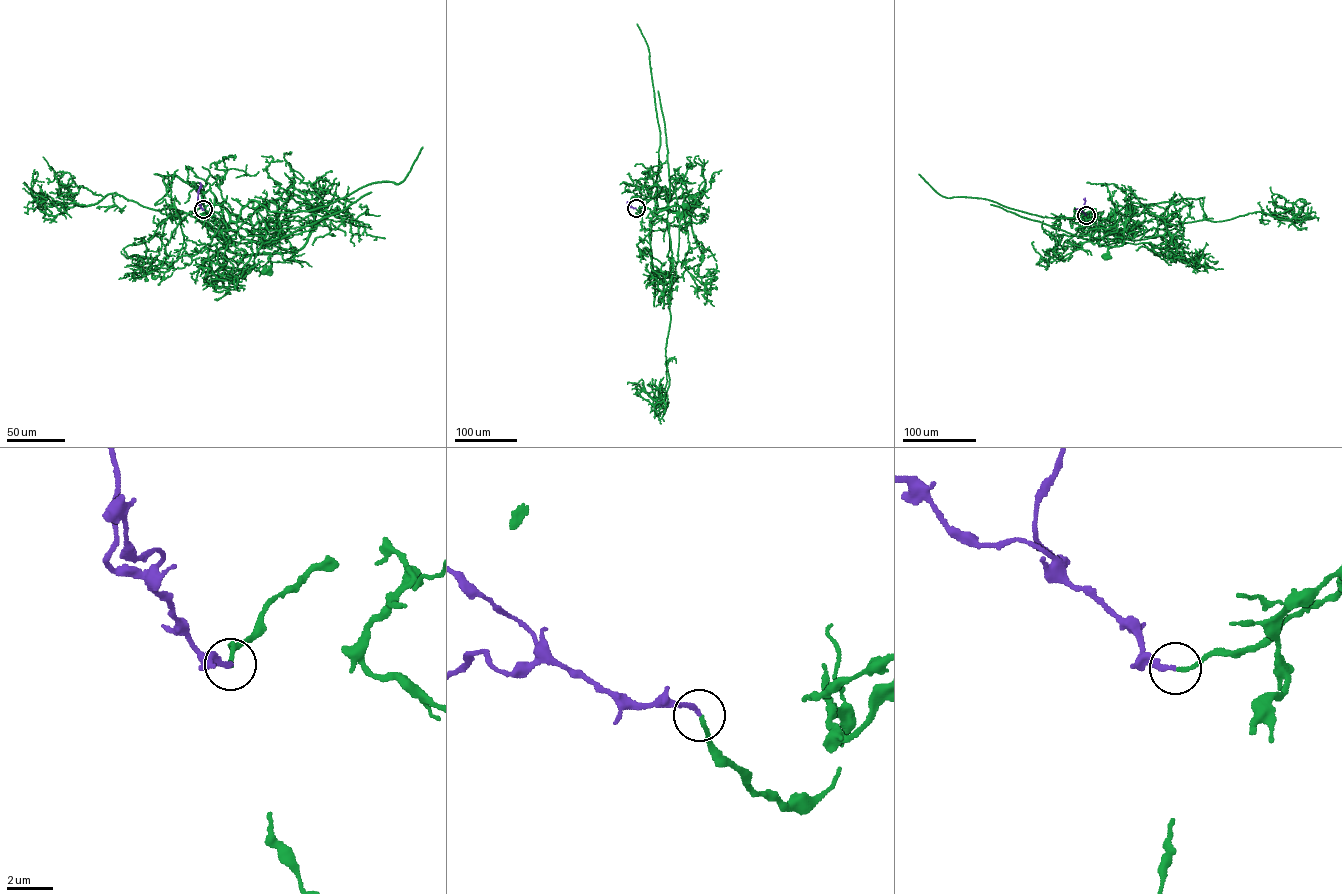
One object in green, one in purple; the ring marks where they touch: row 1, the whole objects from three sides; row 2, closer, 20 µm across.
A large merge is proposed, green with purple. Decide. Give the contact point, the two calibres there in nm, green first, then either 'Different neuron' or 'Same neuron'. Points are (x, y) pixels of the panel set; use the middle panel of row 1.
Place: (636, 208). Thickness 170 nm (green) against 190 nm. Same neuron

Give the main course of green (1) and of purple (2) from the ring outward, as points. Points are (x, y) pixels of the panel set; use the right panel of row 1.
1: (1086, 215), (1083, 229), (1087, 212), (1099, 224), (1116, 212), (1110, 229), (1130, 237), (1294, 219), (1259, 202)
2: (1086, 215), (1082, 211), (1085, 198)

